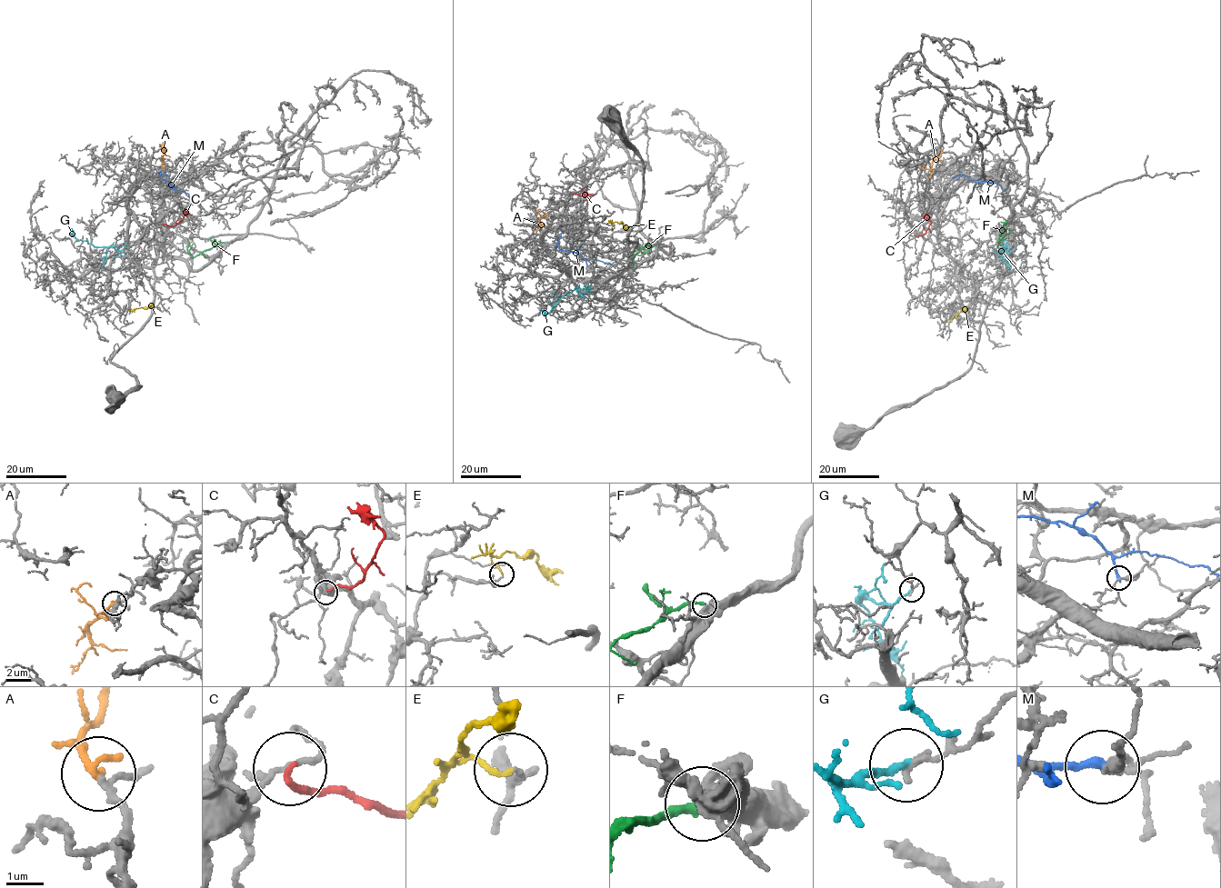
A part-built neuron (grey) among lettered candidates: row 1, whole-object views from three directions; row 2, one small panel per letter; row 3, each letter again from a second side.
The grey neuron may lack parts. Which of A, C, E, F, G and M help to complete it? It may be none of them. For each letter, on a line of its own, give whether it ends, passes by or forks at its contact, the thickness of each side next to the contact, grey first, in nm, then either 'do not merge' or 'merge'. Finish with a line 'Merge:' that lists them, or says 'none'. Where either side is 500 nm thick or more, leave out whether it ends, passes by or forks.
A: it ends | 150/240 nm | merge
C: it ends | 120/150 nm | do not merge
E: it ends | 110/110 nm | merge
F: it ends | 420/240 nm | do not merge
G: it ends | 200/160 nm | do not merge
M: it ends | 170/240 nm | do not merge
Merge: A, E

